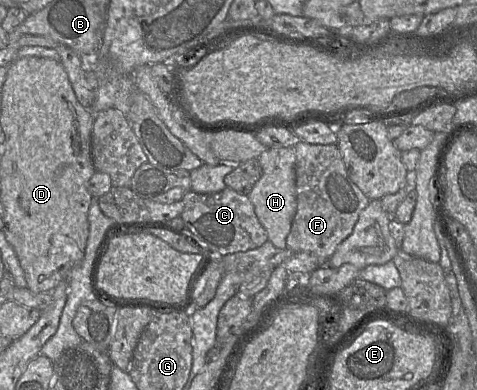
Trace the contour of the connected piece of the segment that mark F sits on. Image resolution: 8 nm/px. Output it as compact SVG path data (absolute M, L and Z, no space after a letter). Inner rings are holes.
M300 141L294 151L297 211L287 236L287 248L310 252L318 257L320 265L327 265L339 244L352 233L370 199L350 179L337 144L316 145Z

